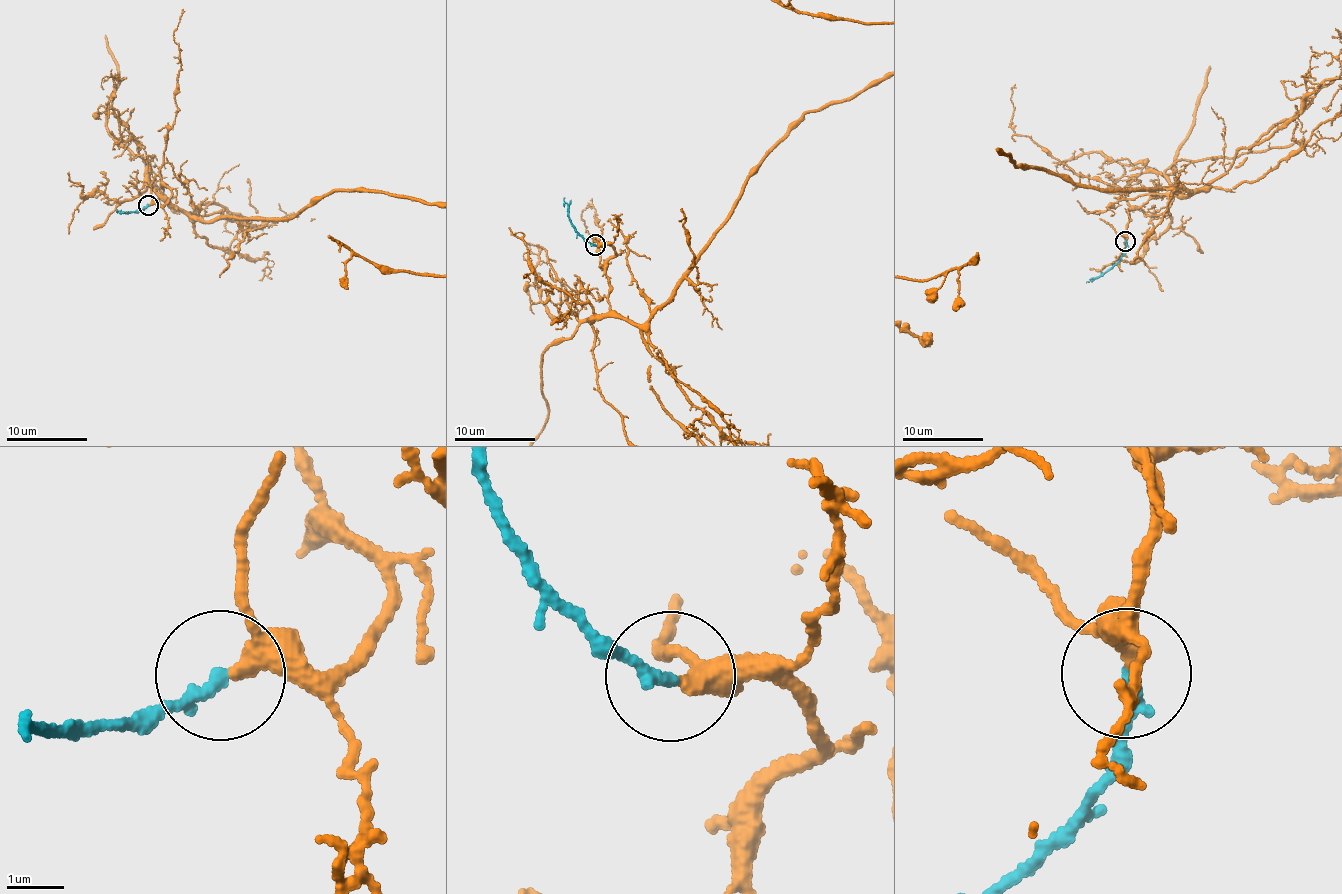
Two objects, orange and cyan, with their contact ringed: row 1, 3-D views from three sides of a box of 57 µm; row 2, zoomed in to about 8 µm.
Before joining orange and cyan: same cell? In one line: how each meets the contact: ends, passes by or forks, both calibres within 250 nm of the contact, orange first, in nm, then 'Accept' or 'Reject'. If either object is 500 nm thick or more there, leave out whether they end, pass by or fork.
At the ring orange passes by. At the ring cyan ends. Thickness 280 nm (orange) against 240 nm. Accept

